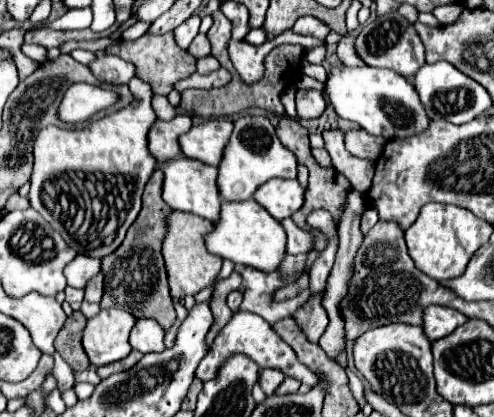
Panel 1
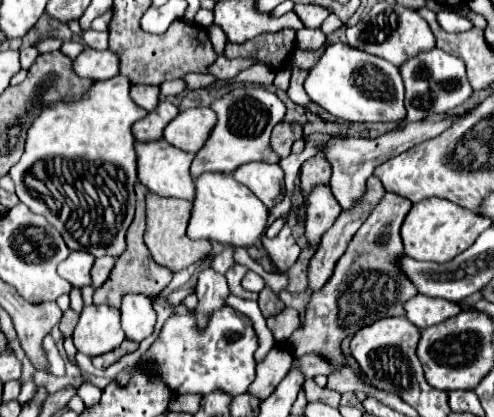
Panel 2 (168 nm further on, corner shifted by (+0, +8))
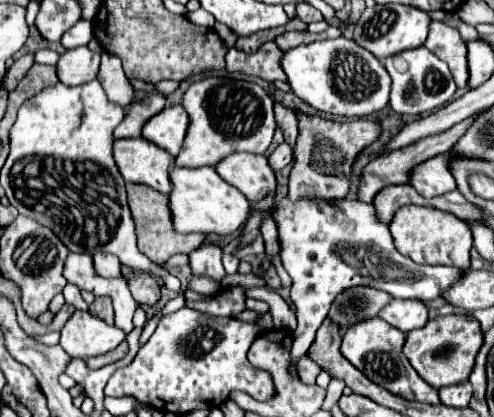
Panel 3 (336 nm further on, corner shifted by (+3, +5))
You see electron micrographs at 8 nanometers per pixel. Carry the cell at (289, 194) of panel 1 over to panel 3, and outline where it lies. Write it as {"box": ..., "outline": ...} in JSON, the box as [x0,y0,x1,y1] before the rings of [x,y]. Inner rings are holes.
{"box":[215,151,277,201],"outline":[[[237,151],[223,157],[215,165],[215,171],[227,183],[237,187],[249,201],[259,201],[277,187],[275,173],[263,155]]]}

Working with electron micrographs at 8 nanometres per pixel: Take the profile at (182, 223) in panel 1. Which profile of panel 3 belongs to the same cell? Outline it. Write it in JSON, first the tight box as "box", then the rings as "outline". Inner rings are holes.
{"box":[127,185,205,265],"outline":[[[127,185],[127,203],[135,221],[135,233],[137,233],[137,247],[143,255],[147,255],[153,263],[163,265],[171,255],[177,253],[191,253],[193,249],[197,249],[203,241],[205,235],[203,233],[177,233],[173,223],[171,223],[171,211],[167,207],[167,195],[147,187],[147,185]]]}

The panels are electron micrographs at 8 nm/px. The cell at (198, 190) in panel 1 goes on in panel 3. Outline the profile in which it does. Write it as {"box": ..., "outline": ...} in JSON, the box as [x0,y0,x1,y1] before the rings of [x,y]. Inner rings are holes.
{"box":[113,139,175,195],"outline":[[[115,139],[113,159],[127,183],[149,185],[165,195],[171,191],[169,167],[175,159],[157,145],[151,145],[147,139]]]}

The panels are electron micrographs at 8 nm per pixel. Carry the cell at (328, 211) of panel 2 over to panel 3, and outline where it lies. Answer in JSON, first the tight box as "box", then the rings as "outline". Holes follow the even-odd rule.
{"box":[289,113,381,199],"outline":[[[297,113],[299,135],[293,145],[293,169],[289,179],[289,195],[301,199],[301,195],[325,195],[325,199],[339,199],[349,193],[351,187],[351,163],[357,155],[369,147],[381,135],[377,121],[353,119],[353,121],[331,121],[317,115]]]}

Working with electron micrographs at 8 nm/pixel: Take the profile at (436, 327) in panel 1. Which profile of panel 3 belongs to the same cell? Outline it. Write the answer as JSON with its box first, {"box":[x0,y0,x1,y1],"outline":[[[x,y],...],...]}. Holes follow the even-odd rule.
{"box":[379,299,427,333],"outline":[[[393,299],[389,305],[385,305],[379,313],[383,321],[397,327],[403,333],[409,333],[413,329],[419,329],[427,323],[427,307],[421,301],[405,301],[405,299]]]}

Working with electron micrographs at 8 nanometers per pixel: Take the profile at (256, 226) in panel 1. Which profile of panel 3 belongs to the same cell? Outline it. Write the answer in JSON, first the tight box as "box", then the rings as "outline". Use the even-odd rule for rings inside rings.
{"box":[169,167,249,235],"outline":[[[171,167],[169,179],[173,183],[173,189],[169,193],[169,209],[173,227],[181,233],[217,233],[217,235],[229,235],[237,231],[249,217],[249,201],[241,191],[237,191],[233,185],[223,181],[213,167],[197,167],[197,169],[181,169]]]}

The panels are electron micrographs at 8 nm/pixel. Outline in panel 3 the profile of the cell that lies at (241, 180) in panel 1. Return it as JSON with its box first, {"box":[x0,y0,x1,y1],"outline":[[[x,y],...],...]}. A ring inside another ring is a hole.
{"box":[175,73,273,167],"outline":[[[209,73],[189,85],[183,93],[181,105],[189,115],[189,125],[183,147],[175,157],[177,167],[213,167],[233,151],[263,155],[273,139],[273,99],[257,83]]]}

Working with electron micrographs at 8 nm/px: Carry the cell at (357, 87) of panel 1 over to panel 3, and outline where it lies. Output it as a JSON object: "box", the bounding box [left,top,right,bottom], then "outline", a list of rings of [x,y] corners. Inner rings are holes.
{"box":[281,39,389,117],"outline":[[[323,39],[287,49],[281,55],[281,67],[295,95],[317,111],[343,117],[363,117],[389,103],[389,73],[381,61],[377,61],[367,49],[357,47],[353,39]]]}

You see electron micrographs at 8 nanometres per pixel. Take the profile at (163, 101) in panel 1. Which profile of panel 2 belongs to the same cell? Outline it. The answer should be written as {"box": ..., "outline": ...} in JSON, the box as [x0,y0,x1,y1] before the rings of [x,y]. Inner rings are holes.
{"box":[132,84,160,110],"outline":[[[132,84],[132,100],[140,104],[142,108],[156,110],[160,102],[160,88],[158,86],[144,86],[144,84]]]}

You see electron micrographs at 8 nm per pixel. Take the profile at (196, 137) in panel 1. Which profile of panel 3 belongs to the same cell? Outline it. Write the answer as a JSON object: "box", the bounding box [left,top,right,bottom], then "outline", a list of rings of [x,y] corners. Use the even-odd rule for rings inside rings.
{"box":[141,105,187,157],"outline":[[[173,105],[149,117],[141,129],[141,137],[145,137],[147,141],[155,143],[157,147],[165,149],[169,155],[175,157],[185,139],[185,127],[187,127],[185,109],[181,105]]]}

